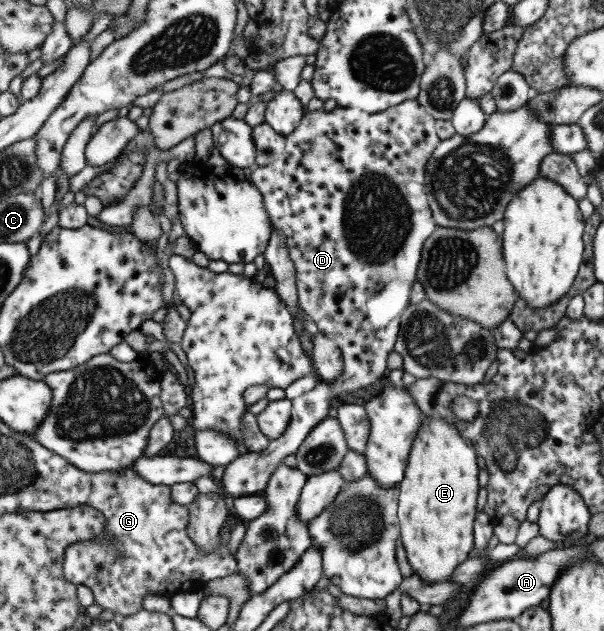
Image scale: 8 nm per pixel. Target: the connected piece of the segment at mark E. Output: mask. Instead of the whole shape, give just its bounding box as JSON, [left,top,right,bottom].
[396,414,480,582]

